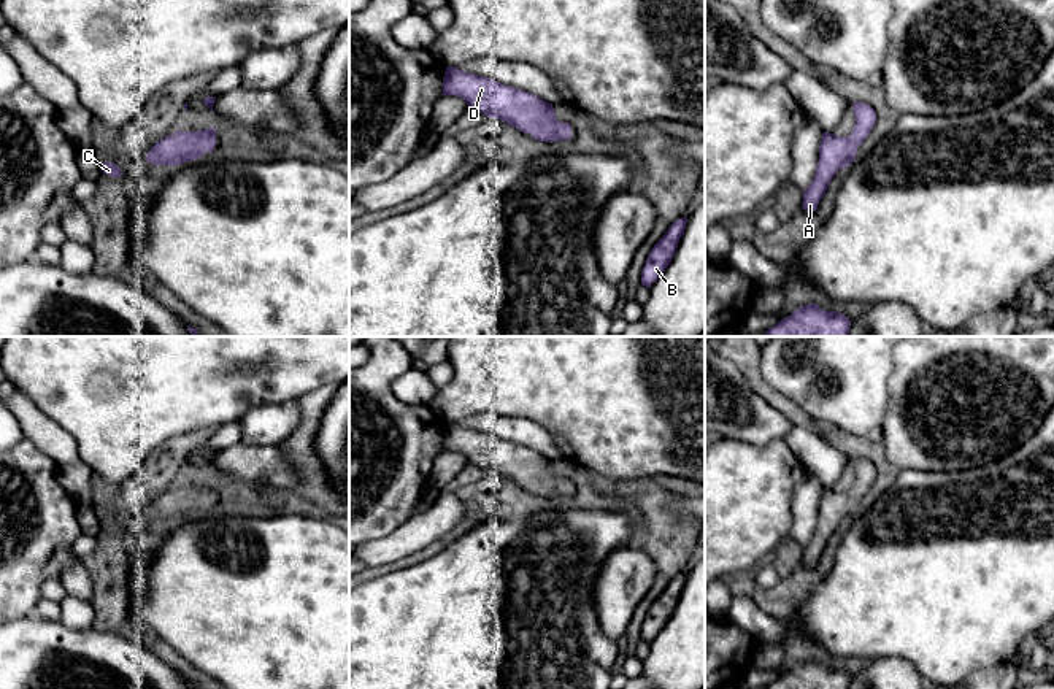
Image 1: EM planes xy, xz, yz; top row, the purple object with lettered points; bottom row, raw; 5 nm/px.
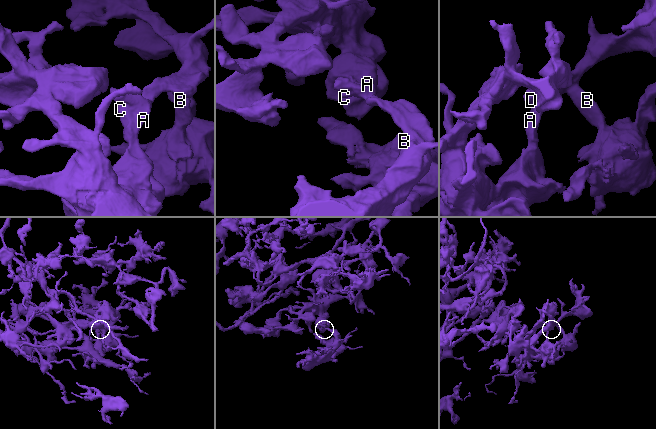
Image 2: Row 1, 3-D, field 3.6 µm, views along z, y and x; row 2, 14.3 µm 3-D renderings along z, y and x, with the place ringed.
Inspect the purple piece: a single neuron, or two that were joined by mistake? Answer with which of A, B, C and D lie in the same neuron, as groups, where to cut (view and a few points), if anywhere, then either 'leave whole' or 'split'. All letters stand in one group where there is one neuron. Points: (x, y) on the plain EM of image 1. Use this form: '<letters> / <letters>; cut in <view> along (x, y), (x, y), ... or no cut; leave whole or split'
A B C D; no cut; leave whole

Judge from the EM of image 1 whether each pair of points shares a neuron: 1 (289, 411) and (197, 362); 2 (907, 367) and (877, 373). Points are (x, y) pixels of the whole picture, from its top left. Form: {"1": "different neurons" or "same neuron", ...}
{"1": "different neurons", "2": "different neurons"}

